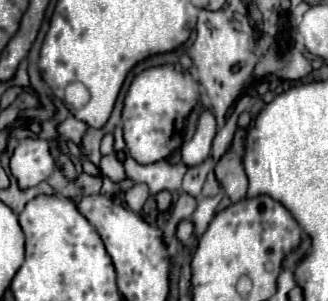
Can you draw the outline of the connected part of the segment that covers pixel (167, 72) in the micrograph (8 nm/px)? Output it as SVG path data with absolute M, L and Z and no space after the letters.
M160 66L148 68L140 76L136 76L128 90L122 114L124 138L130 156L140 164L150 164L168 158L180 142L180 134L176 134L180 132L180 128L176 128L178 120L182 120L184 130L184 110L188 116L198 100L200 100L198 82L192 78L190 72L178 72L172 66Z

